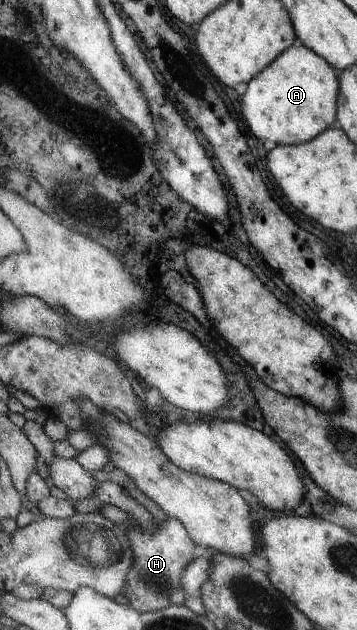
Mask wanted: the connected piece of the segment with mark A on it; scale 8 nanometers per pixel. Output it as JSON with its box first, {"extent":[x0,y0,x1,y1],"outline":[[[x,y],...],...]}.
{"extent":[241,45,340,146],"outline":[[[304,45],[290,48],[264,74],[247,82],[247,91],[241,96],[241,112],[252,134],[286,146],[298,144],[300,140],[308,142],[330,128],[332,120],[336,120],[336,98],[340,92],[338,76],[324,58]]]}

